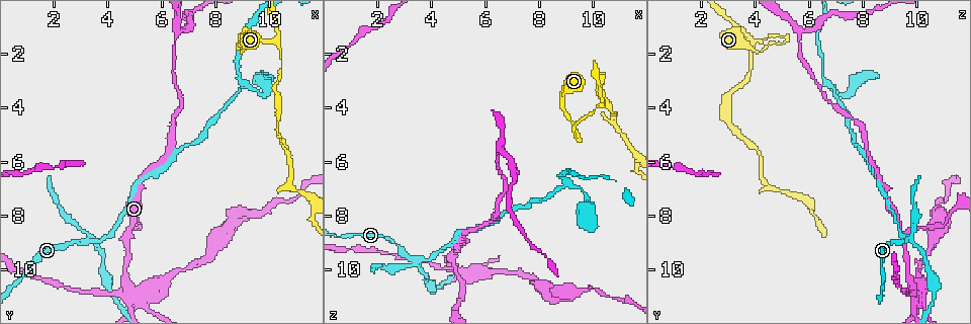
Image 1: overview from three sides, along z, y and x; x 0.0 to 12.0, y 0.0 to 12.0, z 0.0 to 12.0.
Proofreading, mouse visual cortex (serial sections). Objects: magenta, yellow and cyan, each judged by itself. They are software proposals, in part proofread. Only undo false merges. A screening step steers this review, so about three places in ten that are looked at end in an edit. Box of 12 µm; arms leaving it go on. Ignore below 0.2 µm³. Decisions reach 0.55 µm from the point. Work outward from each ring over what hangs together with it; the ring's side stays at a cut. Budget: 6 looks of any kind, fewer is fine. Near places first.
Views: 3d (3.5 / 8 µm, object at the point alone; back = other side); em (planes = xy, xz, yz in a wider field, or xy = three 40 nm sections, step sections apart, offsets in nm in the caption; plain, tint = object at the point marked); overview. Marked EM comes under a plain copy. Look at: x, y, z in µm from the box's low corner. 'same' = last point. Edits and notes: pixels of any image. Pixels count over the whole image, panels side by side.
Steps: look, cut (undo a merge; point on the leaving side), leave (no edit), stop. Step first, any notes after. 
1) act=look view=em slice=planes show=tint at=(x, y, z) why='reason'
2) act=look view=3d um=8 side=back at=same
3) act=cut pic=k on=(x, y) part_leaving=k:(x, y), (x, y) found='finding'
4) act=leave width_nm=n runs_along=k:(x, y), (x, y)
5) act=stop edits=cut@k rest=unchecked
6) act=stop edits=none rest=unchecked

act=look view=3d um=8 side=back at=(3.3, 8.9, 9.5) why='a fork'

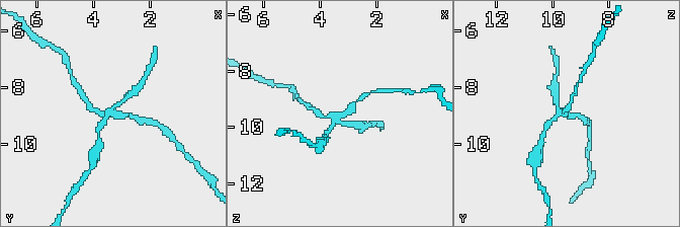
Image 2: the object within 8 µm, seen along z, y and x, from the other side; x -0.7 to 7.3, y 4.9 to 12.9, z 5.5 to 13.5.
act=look view=em slice=xy step=2 show=tint at=(3.3, 8.9, 9.6)

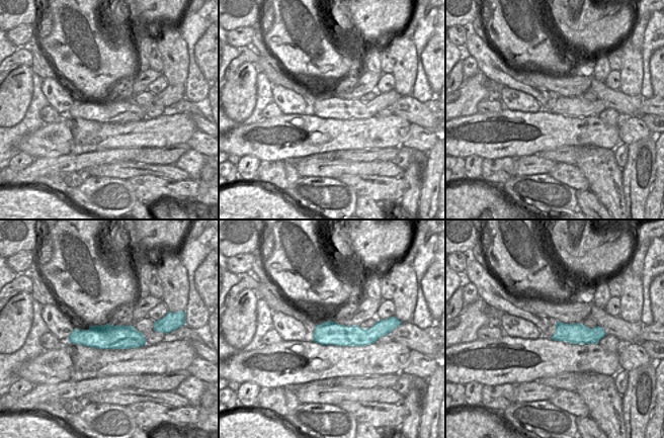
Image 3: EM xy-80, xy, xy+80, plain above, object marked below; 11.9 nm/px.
act=leave width_nm=280 runs_along=2:(133, 116), (101, 115), (86, 102) found='one cell here'

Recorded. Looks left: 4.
act=look view=3d um=8 at=(4.8, 10.6, 9.8)

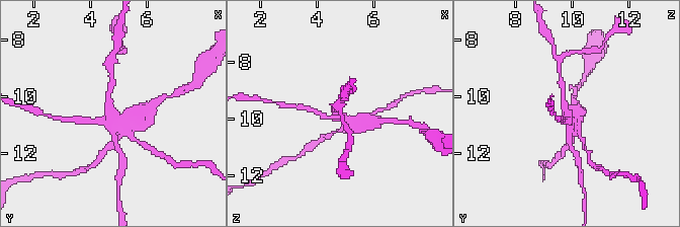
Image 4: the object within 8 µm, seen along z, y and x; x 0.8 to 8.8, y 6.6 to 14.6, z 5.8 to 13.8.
act=look view=3d um=3.5 at=(4.7, 10.7, 9.8) why='zoom in'

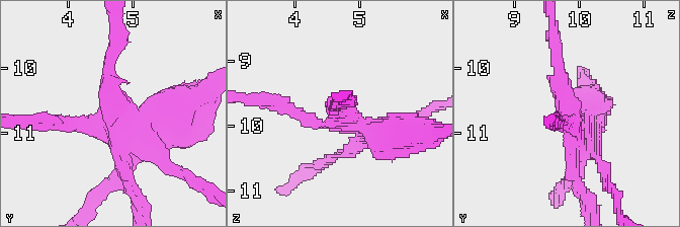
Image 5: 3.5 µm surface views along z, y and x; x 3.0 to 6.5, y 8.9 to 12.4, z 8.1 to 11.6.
act=cut pic=5 on=(606, 105) part_leaving=5:(573, 115), (588, 108), (586, 84) found='a second cell is stuck on'

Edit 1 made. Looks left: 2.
act=stop edits=cut@5 rest=unchecked

